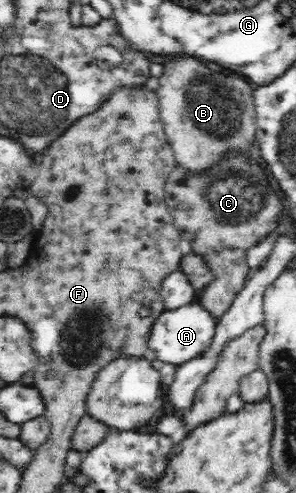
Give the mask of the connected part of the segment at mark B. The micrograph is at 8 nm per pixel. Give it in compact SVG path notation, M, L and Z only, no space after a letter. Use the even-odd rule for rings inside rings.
M173 55L162 64L162 77L155 91L159 103L159 117L163 122L165 136L176 157L176 163L189 172L207 173L217 162L232 152L238 144L242 152L254 142L254 103L240 104L232 98L234 92L240 92L238 82L242 78L214 73L202 60Z

